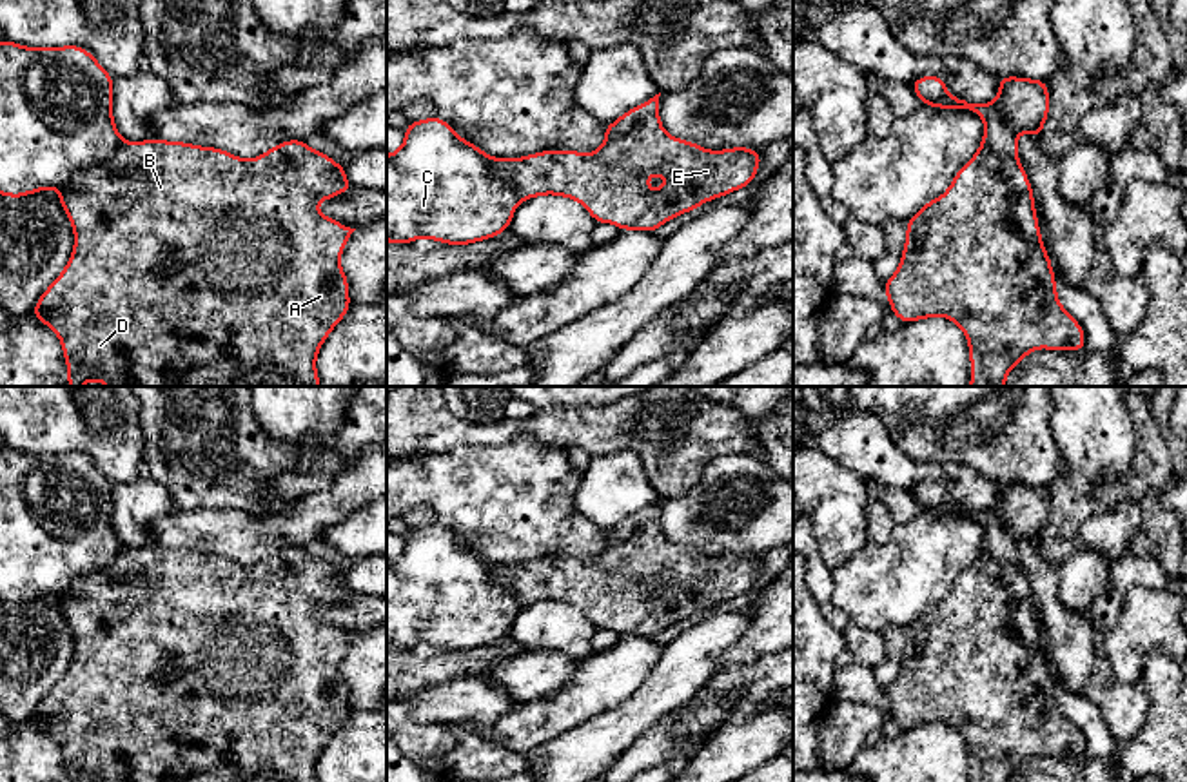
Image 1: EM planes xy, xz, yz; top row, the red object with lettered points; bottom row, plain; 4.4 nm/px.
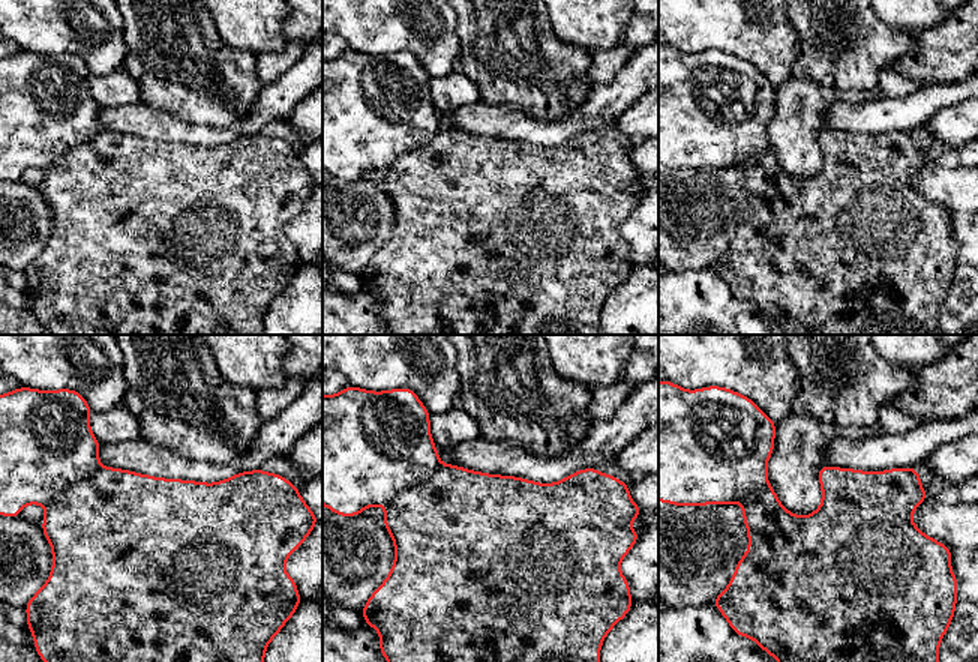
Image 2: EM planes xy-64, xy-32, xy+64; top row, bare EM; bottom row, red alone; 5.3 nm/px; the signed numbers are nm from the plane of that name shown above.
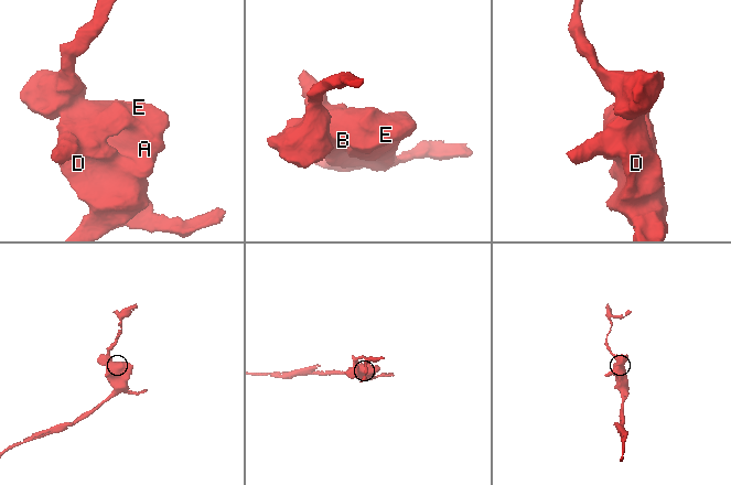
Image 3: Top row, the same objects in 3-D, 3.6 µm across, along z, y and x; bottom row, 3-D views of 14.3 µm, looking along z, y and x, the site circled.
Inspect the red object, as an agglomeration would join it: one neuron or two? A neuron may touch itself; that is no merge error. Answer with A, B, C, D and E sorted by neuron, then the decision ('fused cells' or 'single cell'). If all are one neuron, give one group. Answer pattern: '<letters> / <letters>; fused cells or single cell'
A B D E / C; fused cells

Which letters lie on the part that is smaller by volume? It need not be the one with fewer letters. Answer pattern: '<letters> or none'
C

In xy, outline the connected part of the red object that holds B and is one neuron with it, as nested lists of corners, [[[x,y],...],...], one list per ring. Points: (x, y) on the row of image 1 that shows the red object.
[[[160,138],[122,142],[107,161],[76,171],[58,191],[60,205],[74,230],[74,247],[65,269],[38,298],[31,316],[60,337],[69,386],[82,386],[87,381],[102,381],[107,386],[321,386],[316,370],[318,352],[352,305],[339,256],[356,229],[318,212],[316,203],[352,189],[345,178],[345,165],[321,151],[312,151],[303,140],[287,140],[250,160],[216,147]]]

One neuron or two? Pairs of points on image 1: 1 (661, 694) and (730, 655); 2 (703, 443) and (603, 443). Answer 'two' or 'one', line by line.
1: two
2: one

